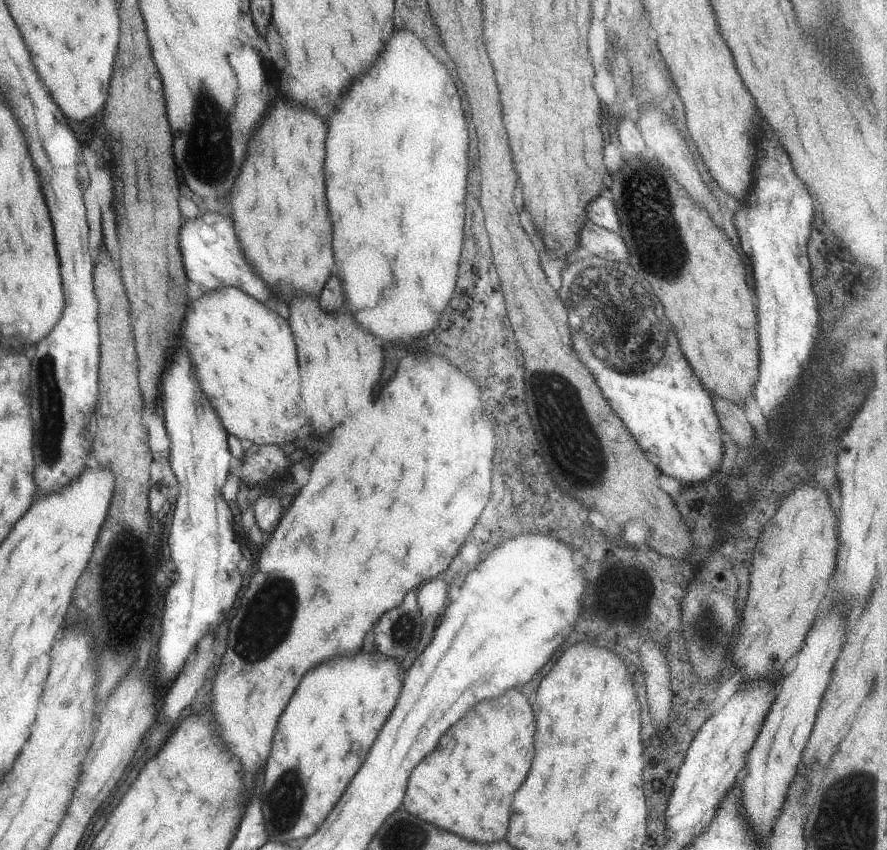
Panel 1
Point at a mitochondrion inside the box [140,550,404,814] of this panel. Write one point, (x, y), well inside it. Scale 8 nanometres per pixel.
(266, 605)

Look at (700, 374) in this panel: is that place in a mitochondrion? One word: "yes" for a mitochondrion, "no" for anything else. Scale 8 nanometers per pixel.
no

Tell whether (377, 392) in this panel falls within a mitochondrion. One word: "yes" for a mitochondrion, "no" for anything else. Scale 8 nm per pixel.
no

